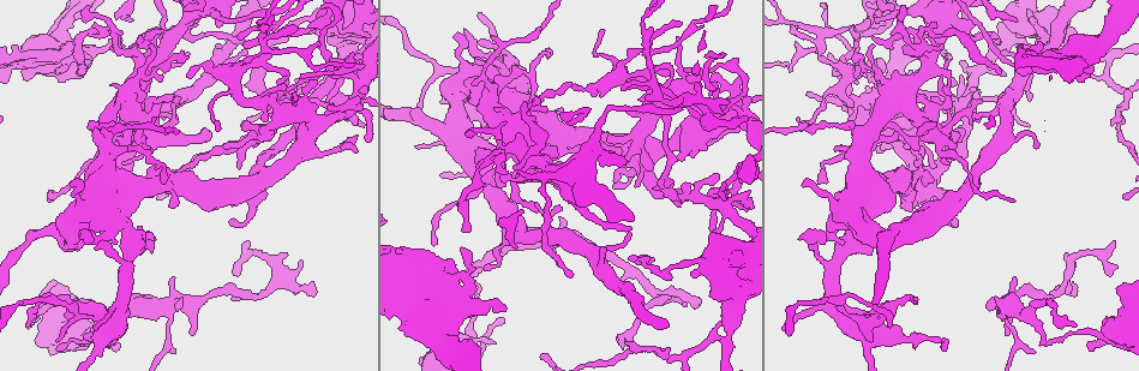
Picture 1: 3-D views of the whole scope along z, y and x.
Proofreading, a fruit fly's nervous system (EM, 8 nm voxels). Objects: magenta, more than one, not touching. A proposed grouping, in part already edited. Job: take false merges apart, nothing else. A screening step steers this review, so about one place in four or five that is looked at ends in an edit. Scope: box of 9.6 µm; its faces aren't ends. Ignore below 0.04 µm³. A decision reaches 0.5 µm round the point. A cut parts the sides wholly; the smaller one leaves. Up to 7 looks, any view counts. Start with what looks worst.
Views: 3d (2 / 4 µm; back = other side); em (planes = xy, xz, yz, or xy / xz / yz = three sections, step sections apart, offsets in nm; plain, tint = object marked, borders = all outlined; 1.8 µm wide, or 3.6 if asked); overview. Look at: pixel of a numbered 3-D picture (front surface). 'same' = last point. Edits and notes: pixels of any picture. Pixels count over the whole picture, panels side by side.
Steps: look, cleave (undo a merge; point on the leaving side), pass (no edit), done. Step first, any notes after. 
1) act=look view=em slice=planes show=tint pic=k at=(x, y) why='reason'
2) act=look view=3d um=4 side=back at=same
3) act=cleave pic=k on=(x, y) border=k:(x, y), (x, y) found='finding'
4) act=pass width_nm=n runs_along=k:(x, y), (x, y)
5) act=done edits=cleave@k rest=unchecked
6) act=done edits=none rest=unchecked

act=look view=3d um=4 pic=1 at=(1025, 57) why='thick turns thin'

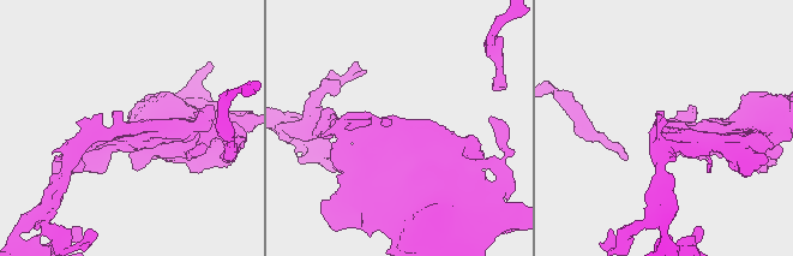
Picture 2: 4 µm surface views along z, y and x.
act=look view=em slice=yz step=4 show=tint pic=2 at=(666, 133)

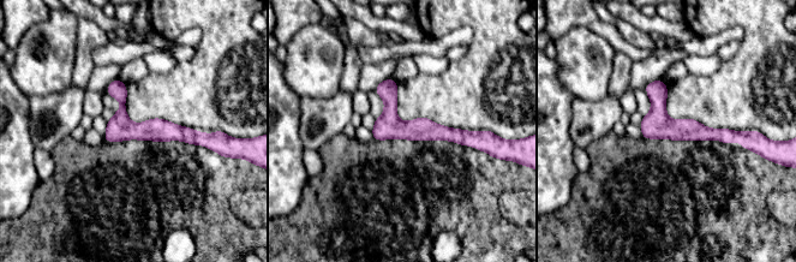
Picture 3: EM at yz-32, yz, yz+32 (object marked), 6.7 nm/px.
act=look view=em slice=xy step=4 show=tint at=same why='another direction'

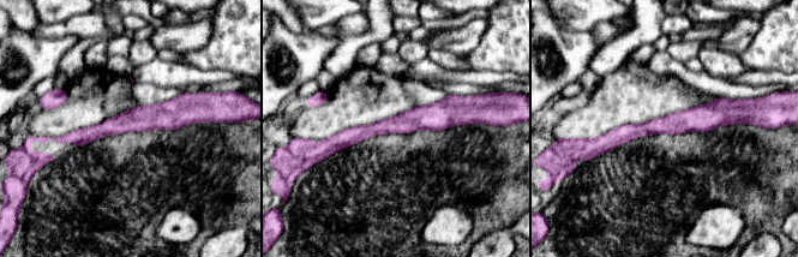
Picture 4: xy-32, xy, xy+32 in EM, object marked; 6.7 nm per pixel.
act=pass runs_along=4:(468, 120), (416, 118), (326, 144) found='continuous, no second neuron'

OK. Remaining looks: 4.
act=look view=3d um=4 pic=1 at=(1101, 338) why='thick turns thin'

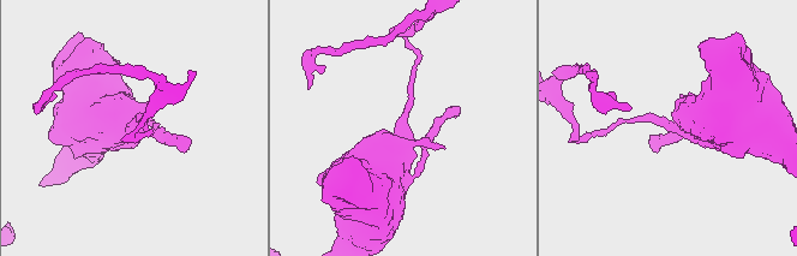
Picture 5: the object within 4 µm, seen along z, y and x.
act=look view=em slice=xz step=8 show=tint pic=5 at=(402, 131)

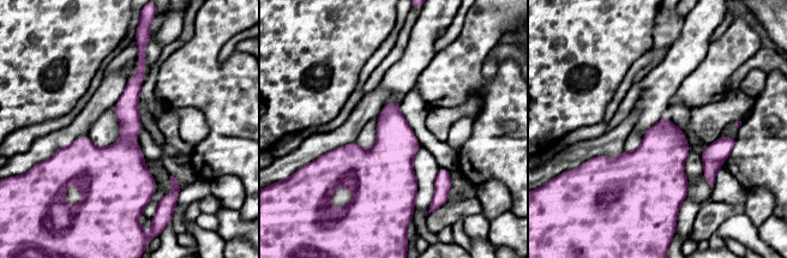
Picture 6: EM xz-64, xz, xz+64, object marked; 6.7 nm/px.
act=look view=em slice=planes show=tint at=same

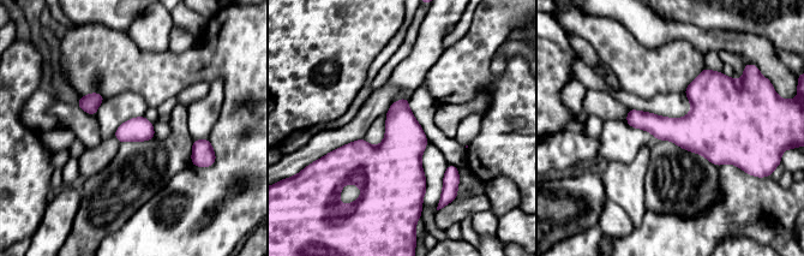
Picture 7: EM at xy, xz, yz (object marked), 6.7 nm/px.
act=pass found='one neuron here'

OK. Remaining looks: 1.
act=look view=em slice=planes show=tint pic=1 at=(687, 197) why='a fork'

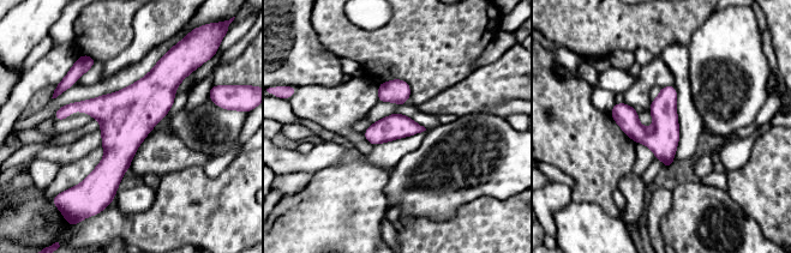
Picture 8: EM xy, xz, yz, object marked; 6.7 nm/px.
act=pass runs_along=8:(161, 62), (103, 193) found='one neuron here'

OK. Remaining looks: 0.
act=done edits=none rest=unchecked

